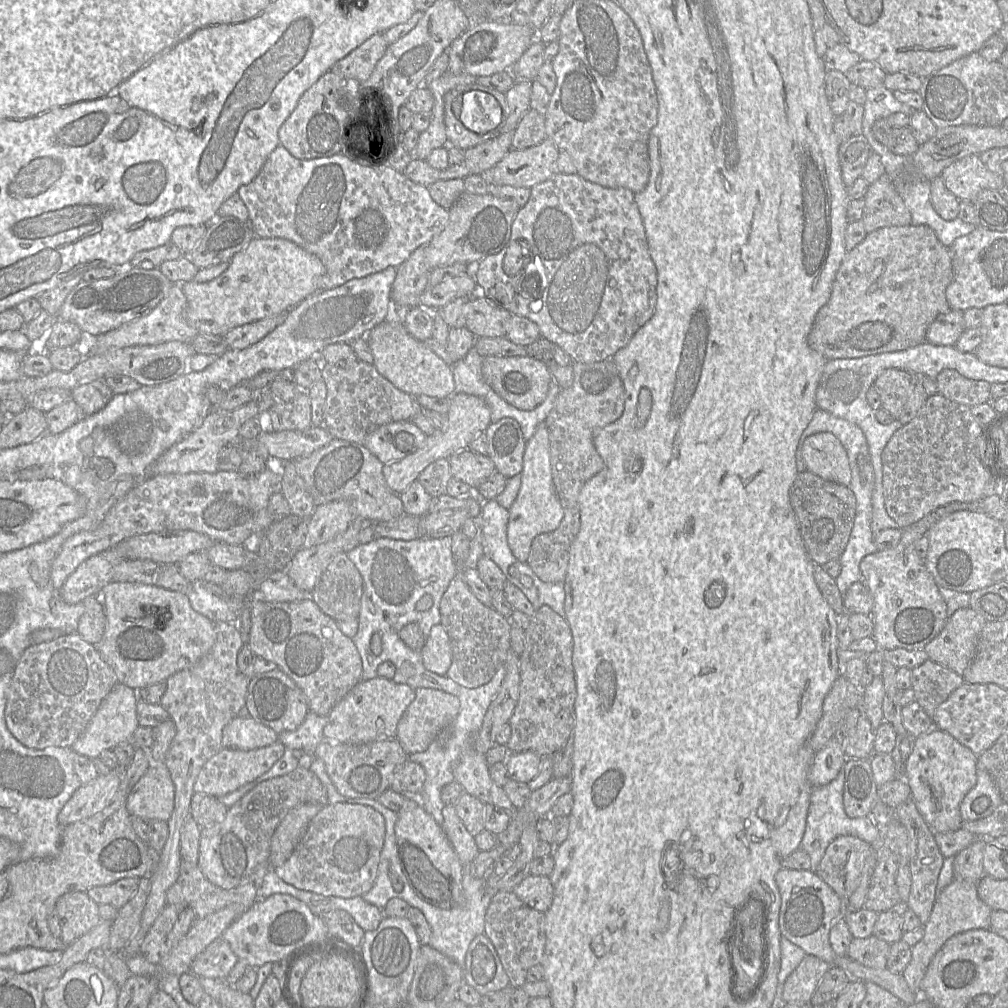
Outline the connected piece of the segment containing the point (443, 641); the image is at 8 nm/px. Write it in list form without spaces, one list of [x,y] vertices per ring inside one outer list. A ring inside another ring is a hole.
[[[441,623],[431,627],[420,653],[427,670],[447,675],[452,663],[452,646],[448,633]]]

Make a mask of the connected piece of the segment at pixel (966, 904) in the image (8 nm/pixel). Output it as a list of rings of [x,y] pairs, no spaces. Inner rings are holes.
[[[956,879],[946,886],[937,896],[930,918],[924,927],[924,937],[912,947],[909,964],[901,973],[909,988],[919,992],[920,983],[926,970],[944,943],[956,934],[973,929],[990,929],[992,909],[978,896],[977,883]]]

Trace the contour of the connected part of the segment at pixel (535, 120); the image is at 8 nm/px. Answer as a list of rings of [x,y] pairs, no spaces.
[[[530,108],[513,132],[511,146],[514,150],[522,150],[540,144],[545,138],[545,117]]]

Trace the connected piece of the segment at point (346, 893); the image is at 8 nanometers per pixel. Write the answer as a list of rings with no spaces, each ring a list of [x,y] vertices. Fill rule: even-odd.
[[[347,802],[327,803],[311,820],[291,856],[282,866],[274,869],[281,879],[301,890],[341,898],[362,896],[376,880],[385,833],[384,817],[374,808]]]

